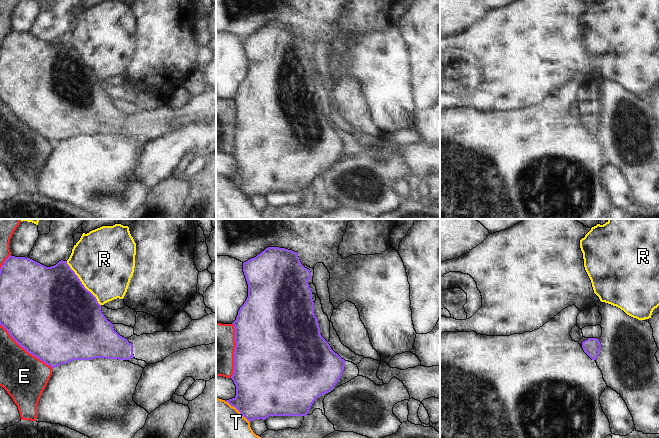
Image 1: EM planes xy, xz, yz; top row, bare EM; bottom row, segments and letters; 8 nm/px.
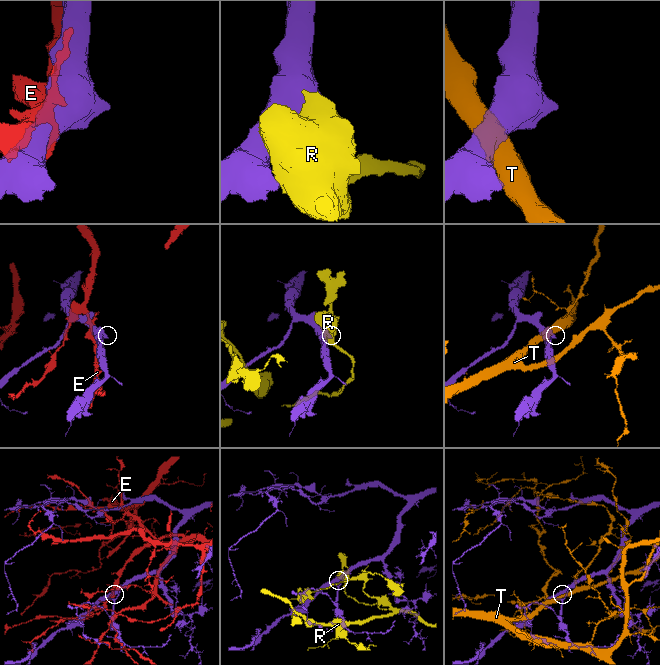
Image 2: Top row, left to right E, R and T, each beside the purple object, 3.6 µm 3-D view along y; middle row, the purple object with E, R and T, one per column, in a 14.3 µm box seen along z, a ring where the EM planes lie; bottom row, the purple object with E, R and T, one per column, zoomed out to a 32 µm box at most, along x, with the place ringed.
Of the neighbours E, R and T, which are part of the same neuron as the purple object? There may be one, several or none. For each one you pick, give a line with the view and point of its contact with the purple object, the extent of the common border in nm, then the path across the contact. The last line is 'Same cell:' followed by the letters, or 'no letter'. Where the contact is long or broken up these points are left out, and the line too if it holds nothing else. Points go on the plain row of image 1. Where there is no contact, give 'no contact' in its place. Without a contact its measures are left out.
Same cell: no letter

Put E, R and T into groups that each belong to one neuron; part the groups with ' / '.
E / R / T

